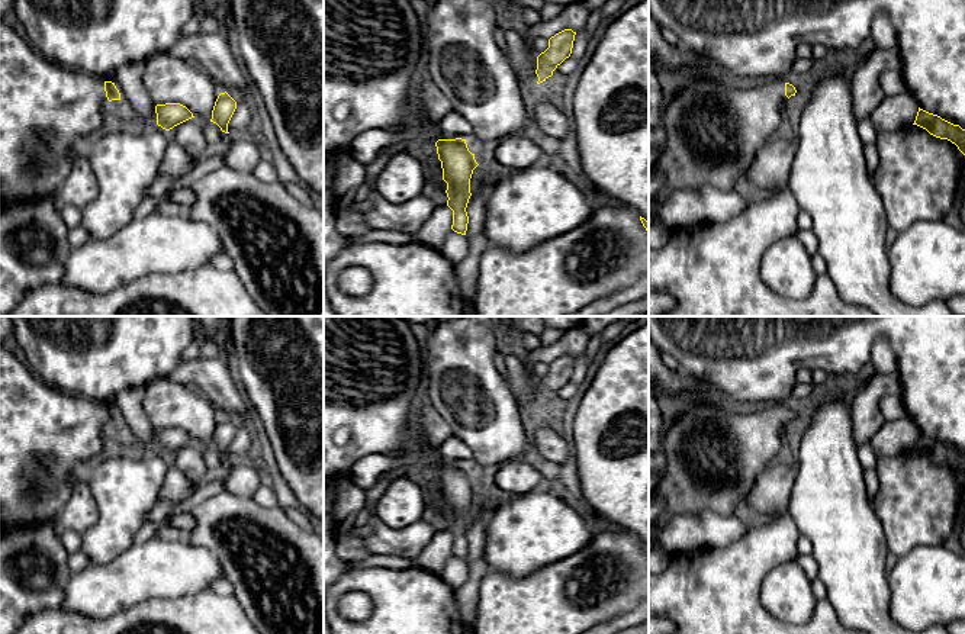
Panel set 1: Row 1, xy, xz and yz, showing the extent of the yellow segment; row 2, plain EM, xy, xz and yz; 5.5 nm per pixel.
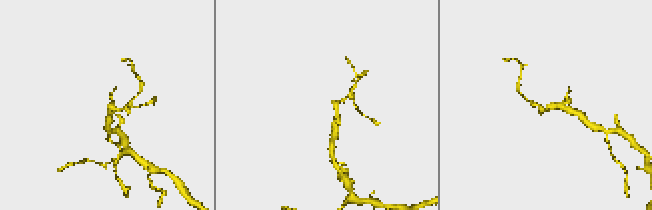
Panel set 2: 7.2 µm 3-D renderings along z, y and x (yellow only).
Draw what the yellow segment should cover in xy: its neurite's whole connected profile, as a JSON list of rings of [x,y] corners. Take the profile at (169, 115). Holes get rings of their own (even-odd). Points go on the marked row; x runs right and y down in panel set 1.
[[[165,103],[155,106],[157,125],[165,131],[194,118],[193,113],[180,103]]]

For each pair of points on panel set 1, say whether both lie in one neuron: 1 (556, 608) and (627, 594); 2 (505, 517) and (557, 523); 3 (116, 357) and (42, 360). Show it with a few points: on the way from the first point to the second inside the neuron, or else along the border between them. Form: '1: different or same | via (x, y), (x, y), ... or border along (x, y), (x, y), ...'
1: same | via (573, 608), (579, 611), (597, 608), (610, 597)
2: same | via (518, 524), (544, 524)
3: same | via (97, 357), (61, 357)

